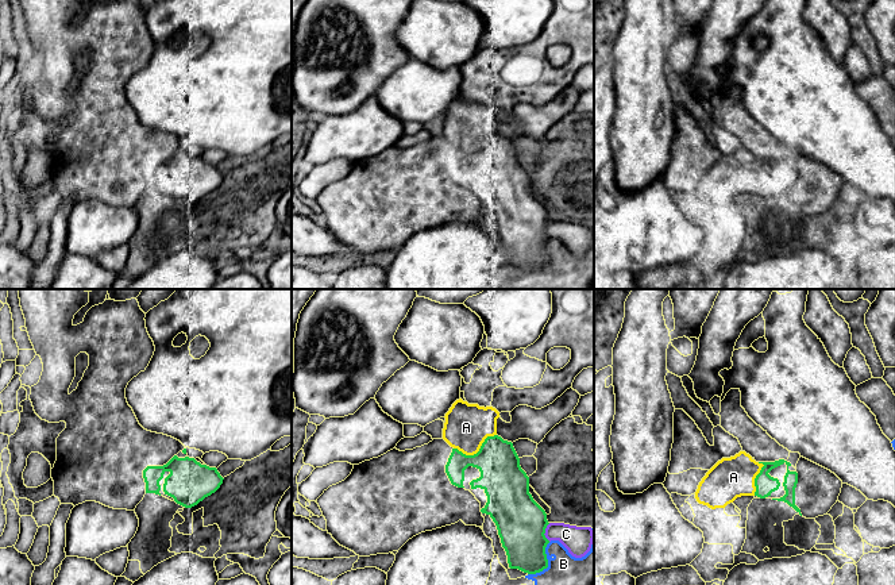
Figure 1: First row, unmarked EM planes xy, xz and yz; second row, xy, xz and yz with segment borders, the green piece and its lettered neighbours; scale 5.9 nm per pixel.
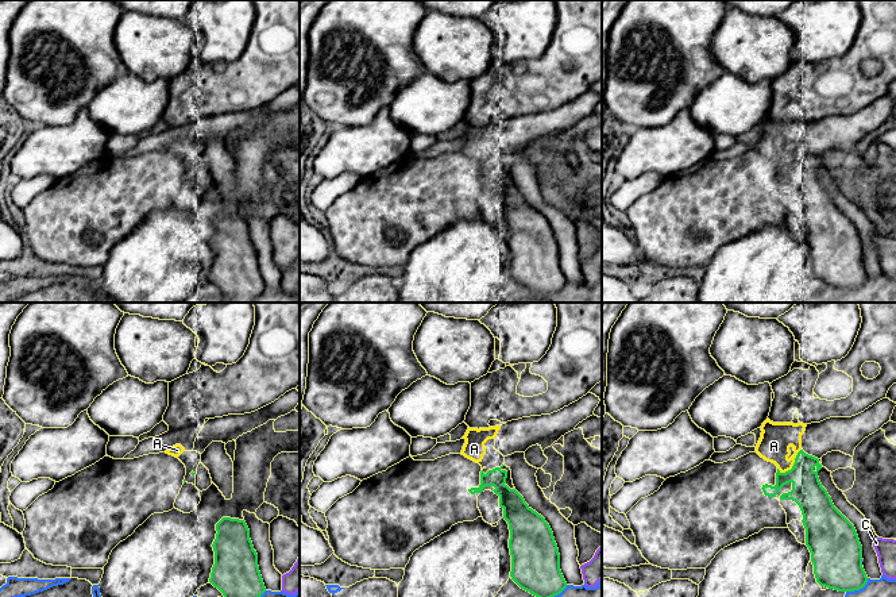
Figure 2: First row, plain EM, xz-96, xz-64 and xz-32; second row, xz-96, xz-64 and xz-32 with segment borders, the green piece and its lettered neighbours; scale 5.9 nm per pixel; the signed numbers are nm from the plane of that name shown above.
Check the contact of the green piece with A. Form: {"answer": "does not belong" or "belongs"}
{"answer": "belongs"}

